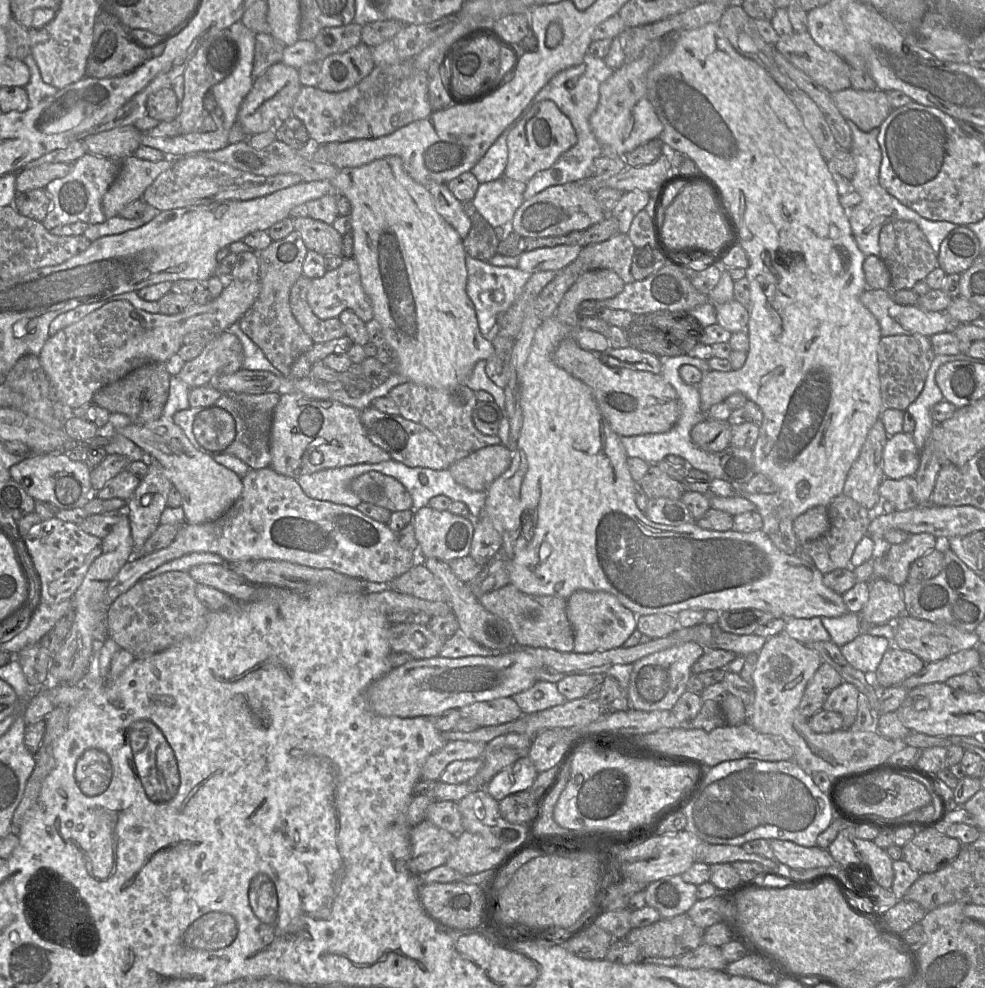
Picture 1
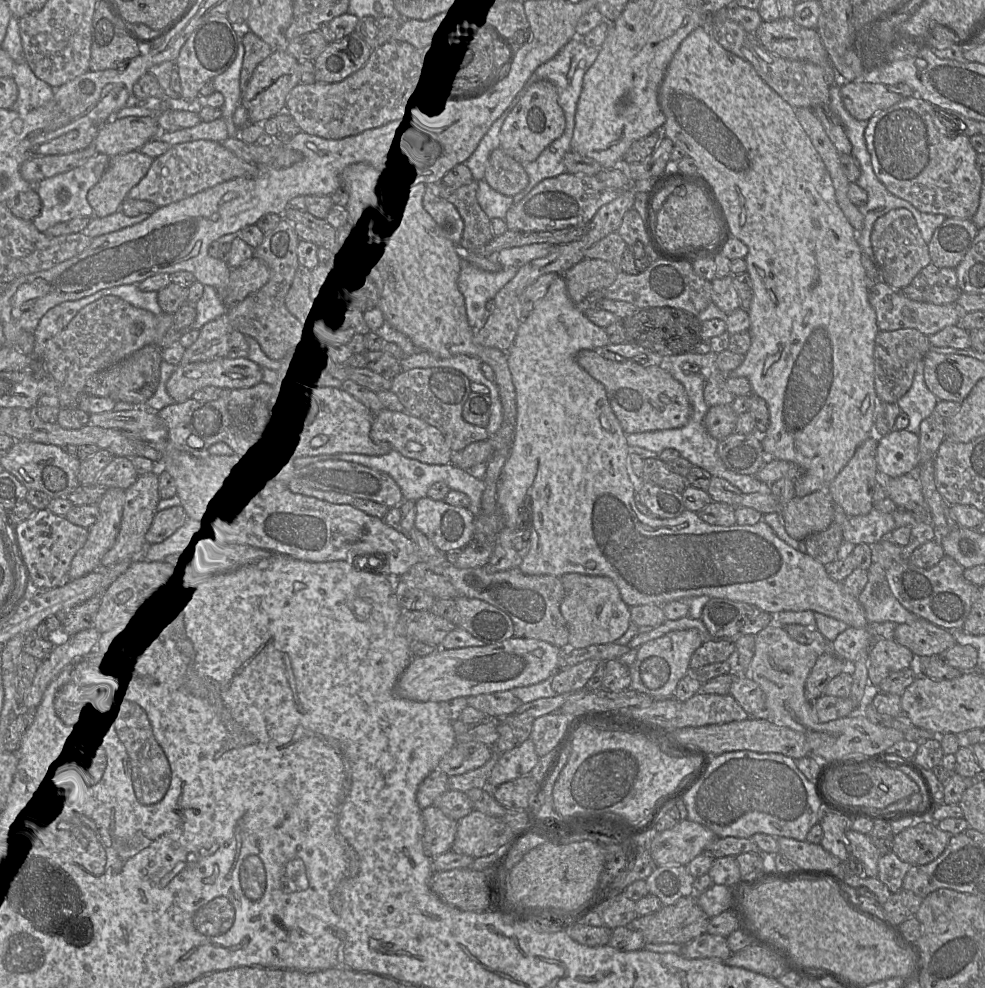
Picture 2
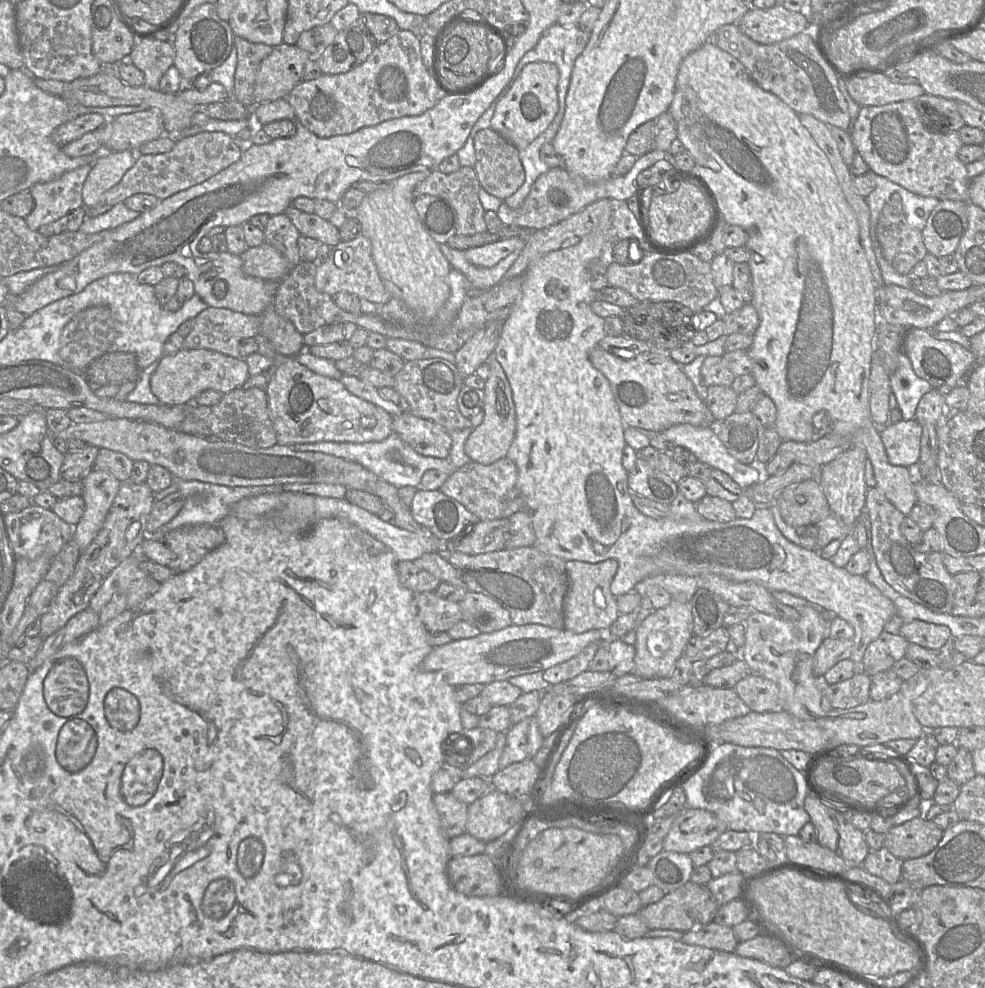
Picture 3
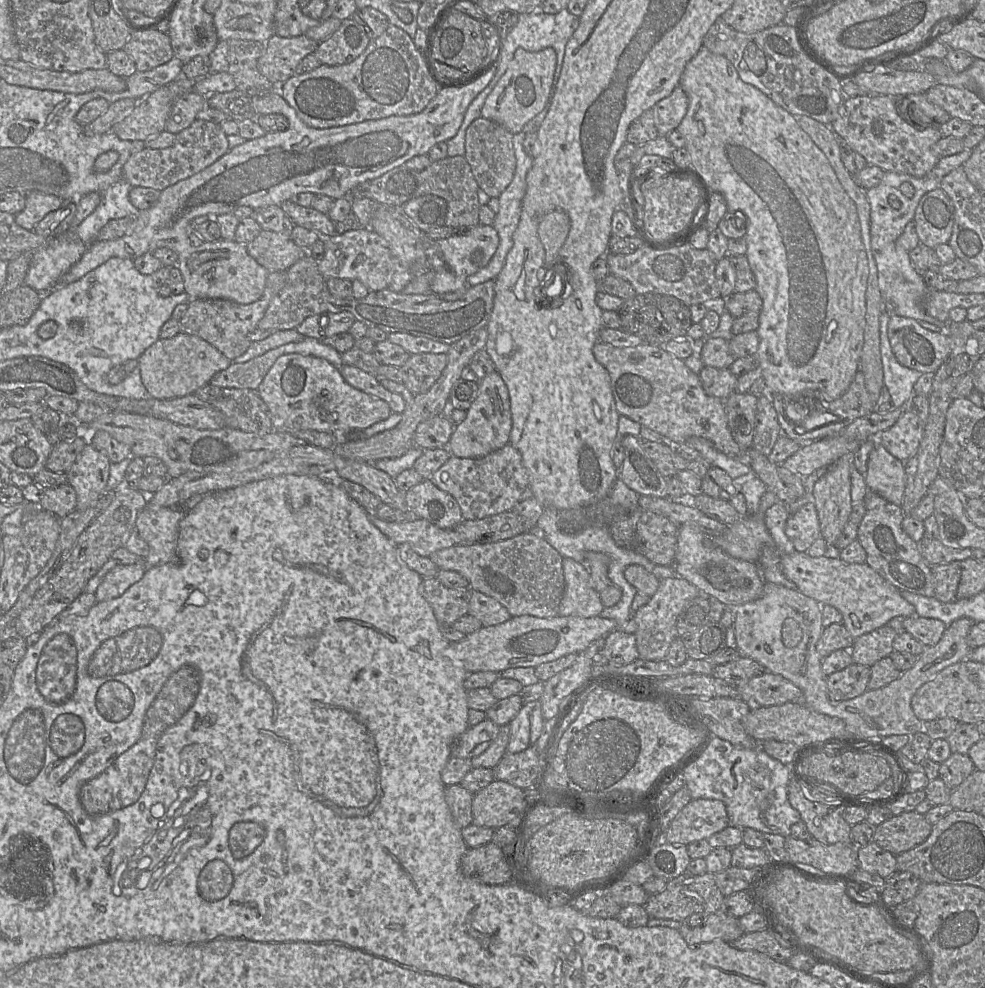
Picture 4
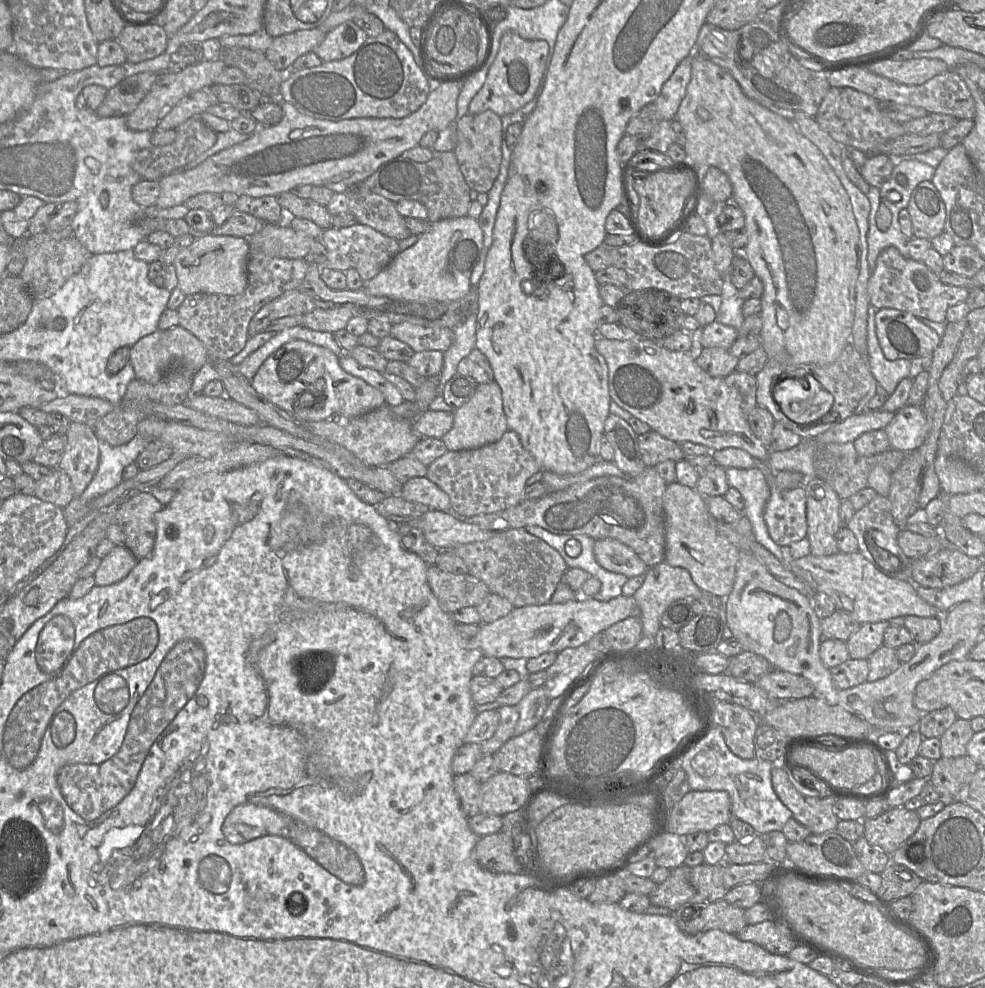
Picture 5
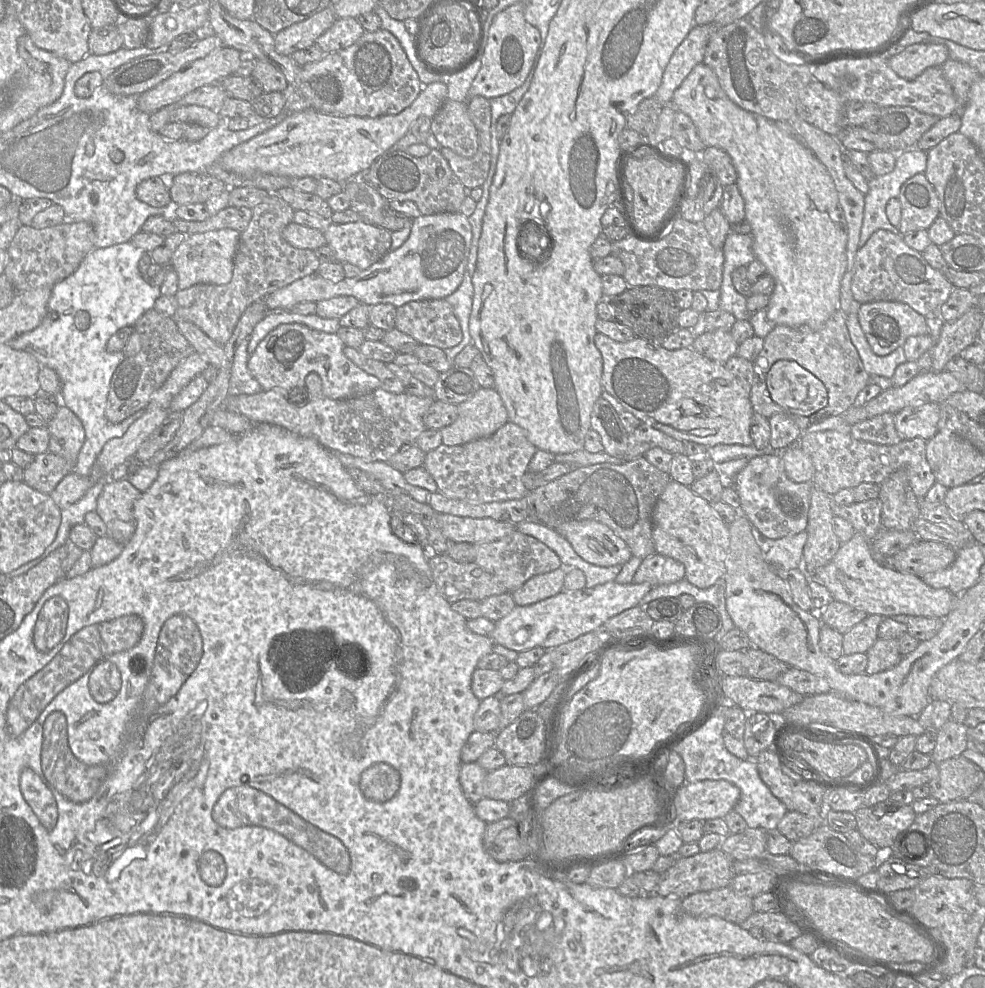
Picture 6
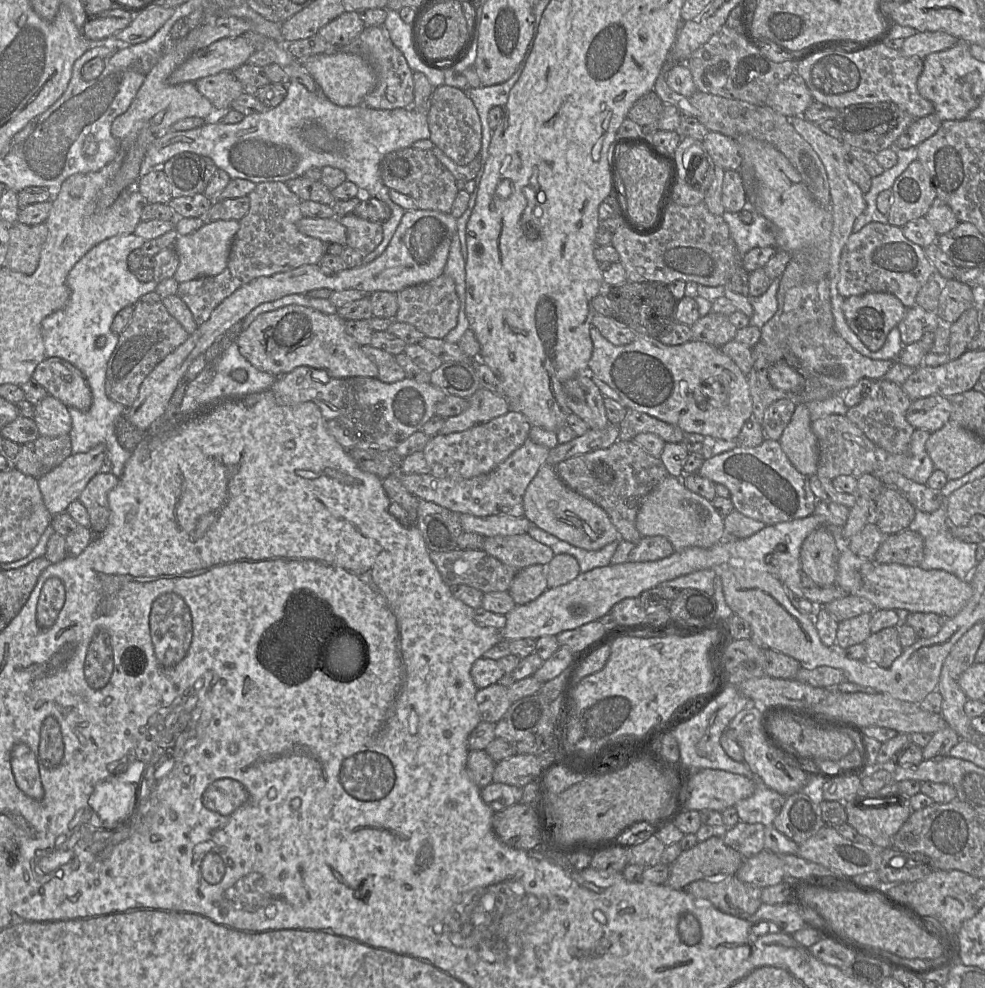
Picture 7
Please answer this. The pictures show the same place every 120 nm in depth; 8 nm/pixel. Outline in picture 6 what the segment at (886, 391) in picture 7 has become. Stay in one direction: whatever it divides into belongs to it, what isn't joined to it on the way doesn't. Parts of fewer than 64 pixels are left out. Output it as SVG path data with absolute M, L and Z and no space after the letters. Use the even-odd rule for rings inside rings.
M884 413L851 426L851 436L857 440L892 446L902 438L895 429L895 414Z

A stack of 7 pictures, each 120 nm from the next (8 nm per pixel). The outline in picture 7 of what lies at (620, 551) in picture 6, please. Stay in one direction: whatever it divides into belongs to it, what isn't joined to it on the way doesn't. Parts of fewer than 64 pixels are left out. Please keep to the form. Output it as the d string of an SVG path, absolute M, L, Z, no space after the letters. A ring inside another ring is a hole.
M543 464L528 485L523 504L524 516L542 530L575 547L599 550L620 538L607 513L598 505L569 488L557 475L555 466Z

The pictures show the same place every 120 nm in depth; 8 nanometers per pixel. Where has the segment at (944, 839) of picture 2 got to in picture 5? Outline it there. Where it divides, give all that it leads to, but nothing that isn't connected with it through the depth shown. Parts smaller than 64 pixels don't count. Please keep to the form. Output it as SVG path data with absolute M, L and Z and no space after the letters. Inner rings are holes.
M904 807L890 808L875 818L863 818L864 837L868 843L892 855L899 846L911 837L920 825L916 811Z

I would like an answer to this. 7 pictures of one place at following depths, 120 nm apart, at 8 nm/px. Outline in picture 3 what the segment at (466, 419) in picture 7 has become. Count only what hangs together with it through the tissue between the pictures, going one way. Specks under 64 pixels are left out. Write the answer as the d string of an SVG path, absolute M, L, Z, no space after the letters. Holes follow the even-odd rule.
M493 353L486 359L489 365L489 378L485 380L484 418L480 425L472 429L465 442L465 453L472 462L489 465L507 457L508 450L516 433L515 407L512 392L506 375Z

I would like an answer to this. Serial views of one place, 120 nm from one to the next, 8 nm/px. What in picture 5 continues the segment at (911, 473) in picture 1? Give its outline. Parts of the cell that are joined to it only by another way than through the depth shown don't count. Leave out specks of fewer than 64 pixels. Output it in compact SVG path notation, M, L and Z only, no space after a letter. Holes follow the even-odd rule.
M906 406L884 428L890 448L910 454L924 442L928 422L922 407Z

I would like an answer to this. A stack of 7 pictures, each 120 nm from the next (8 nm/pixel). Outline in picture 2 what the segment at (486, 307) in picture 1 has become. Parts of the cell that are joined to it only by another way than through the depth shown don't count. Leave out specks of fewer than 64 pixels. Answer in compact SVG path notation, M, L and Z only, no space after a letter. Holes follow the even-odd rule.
M465 259L460 260L458 288L465 299L467 319L474 331L479 330L489 316L487 302L515 277L518 269L504 267L500 271L489 272Z

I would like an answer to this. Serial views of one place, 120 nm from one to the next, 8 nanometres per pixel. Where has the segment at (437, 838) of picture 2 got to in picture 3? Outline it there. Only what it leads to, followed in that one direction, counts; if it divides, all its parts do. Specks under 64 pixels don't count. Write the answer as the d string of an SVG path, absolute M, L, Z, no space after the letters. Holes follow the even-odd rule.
M451 792L433 795L433 802L440 816L442 832L452 839L466 832L468 805Z

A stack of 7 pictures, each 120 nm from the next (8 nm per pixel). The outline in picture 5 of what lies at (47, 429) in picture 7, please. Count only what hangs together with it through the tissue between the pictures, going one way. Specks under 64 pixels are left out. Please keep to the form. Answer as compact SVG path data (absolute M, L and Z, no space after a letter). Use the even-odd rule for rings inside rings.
M71 422L58 468L70 478L75 497L81 496L97 472L100 459L98 438L90 424Z

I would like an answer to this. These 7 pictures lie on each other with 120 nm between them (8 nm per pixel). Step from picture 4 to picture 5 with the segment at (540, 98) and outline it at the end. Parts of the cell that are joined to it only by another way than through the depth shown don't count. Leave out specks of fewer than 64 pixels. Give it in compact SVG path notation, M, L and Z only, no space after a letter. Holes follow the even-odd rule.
M506 32L484 85L469 104L469 114L476 115L491 110L502 117L521 109L534 98L541 84L544 84L550 62L549 55L550 48L547 41L526 40L514 32Z

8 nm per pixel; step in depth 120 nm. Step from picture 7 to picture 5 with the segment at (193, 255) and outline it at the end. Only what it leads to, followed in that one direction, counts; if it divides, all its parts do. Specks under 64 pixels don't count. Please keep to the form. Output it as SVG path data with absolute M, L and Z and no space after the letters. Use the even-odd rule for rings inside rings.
M205 234L195 237L187 247L183 247L177 254L173 265L176 269L178 287L185 295L196 293L222 294L235 296L244 292L247 287L247 261L250 249L248 238Z

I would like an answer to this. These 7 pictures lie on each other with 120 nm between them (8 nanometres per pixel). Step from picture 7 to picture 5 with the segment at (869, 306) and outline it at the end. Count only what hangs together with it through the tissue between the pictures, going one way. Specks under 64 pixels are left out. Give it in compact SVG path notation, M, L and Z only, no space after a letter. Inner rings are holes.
M883 308L875 313L875 327L878 342L886 359L913 360L915 358L932 356L938 347L941 337L931 328L927 327L921 319L911 313L896 309Z

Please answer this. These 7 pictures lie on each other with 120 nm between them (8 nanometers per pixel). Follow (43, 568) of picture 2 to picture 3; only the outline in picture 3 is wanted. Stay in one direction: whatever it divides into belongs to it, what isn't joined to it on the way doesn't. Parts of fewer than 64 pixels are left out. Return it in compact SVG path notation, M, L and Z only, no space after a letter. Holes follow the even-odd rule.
M30 505L19 512L4 514L4 525L15 557L35 559L48 556L53 559L64 545L73 539L75 526L67 524L52 510Z

